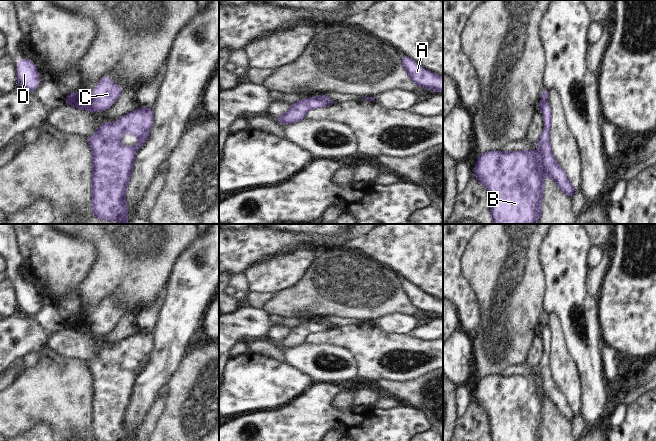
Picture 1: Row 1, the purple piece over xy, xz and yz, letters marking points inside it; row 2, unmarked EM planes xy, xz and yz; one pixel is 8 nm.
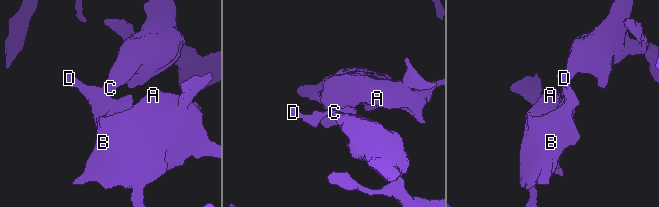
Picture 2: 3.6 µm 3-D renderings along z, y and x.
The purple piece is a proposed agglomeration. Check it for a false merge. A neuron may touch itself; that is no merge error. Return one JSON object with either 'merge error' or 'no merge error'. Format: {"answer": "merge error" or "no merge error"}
{"answer": "merge error"}

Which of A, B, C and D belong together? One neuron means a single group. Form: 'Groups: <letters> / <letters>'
Groups: A B D / C.

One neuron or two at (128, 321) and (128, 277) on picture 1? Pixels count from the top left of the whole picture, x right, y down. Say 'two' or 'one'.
two

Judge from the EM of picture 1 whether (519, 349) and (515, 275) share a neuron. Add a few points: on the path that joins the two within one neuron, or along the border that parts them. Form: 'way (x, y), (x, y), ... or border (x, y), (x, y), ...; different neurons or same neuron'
way (515, 331), (515, 293); same neuron

